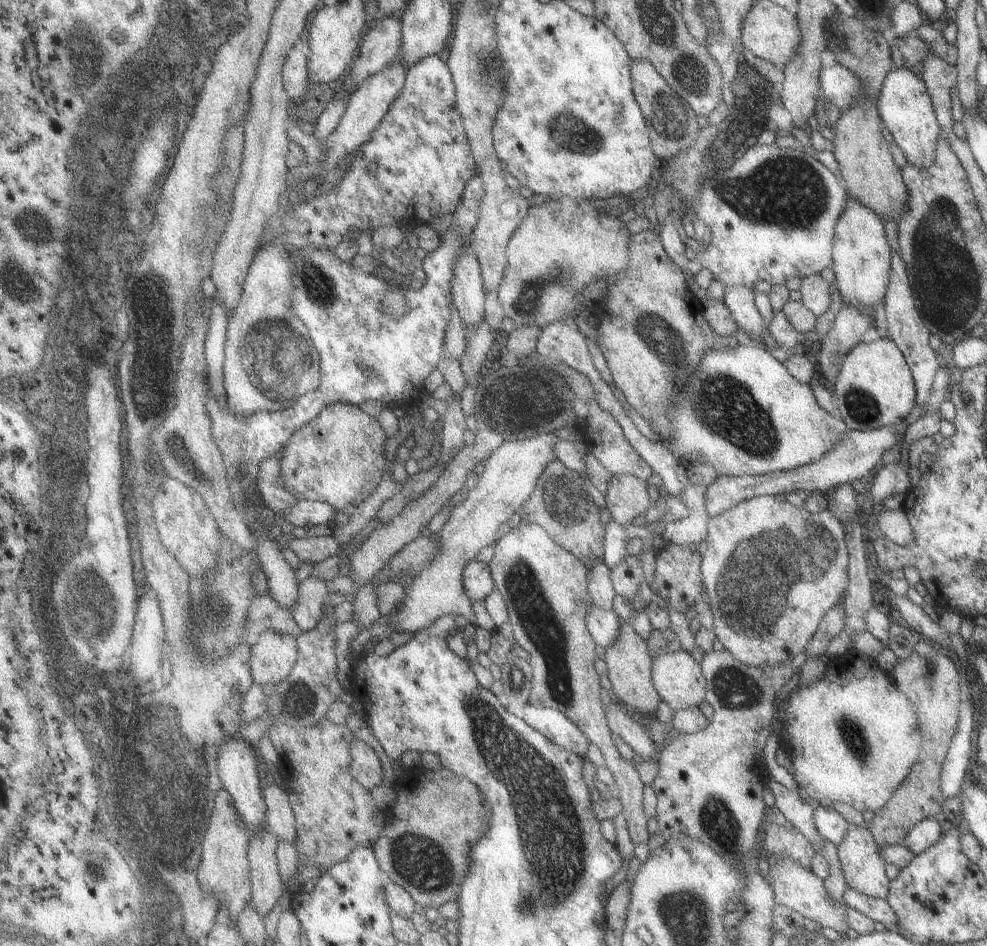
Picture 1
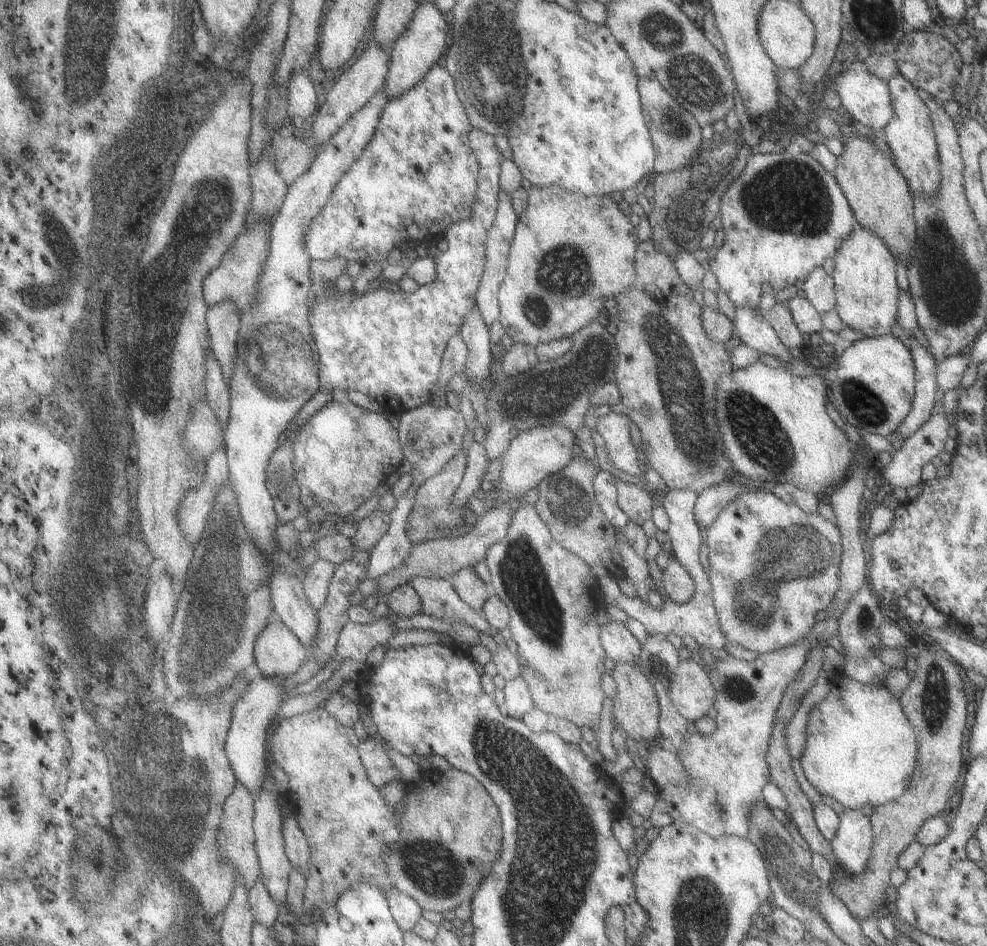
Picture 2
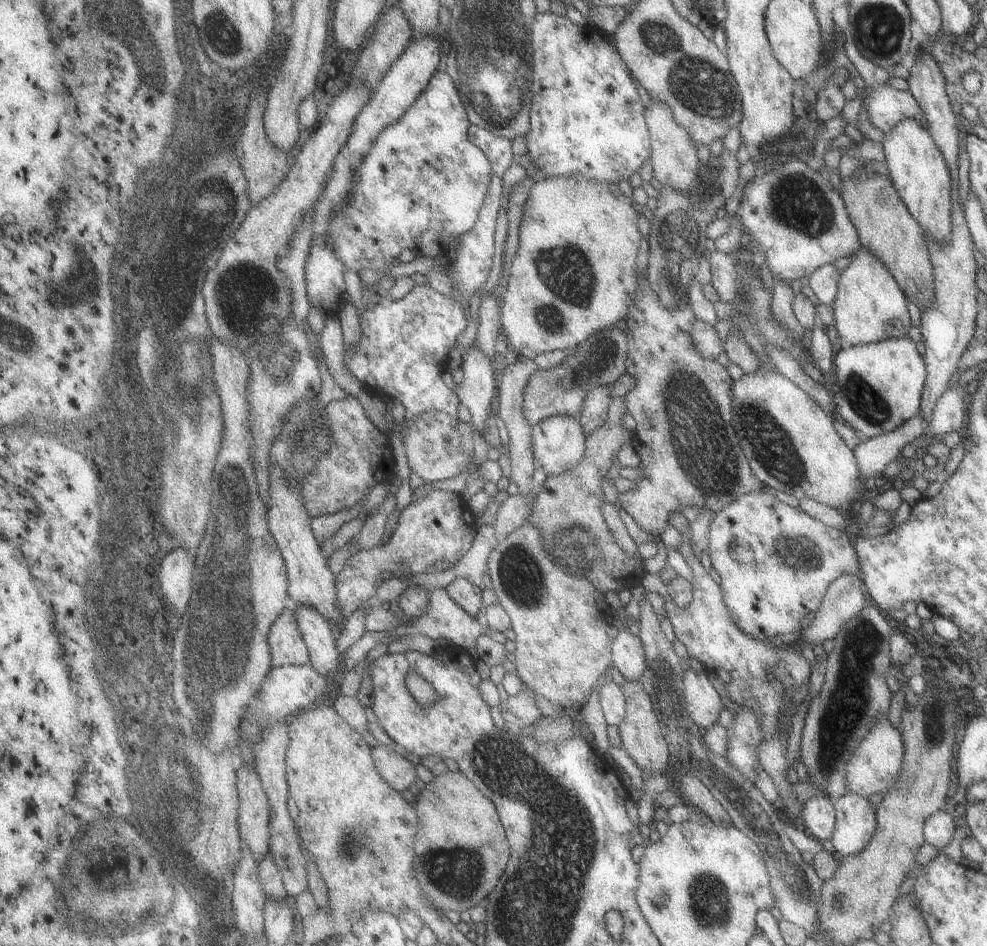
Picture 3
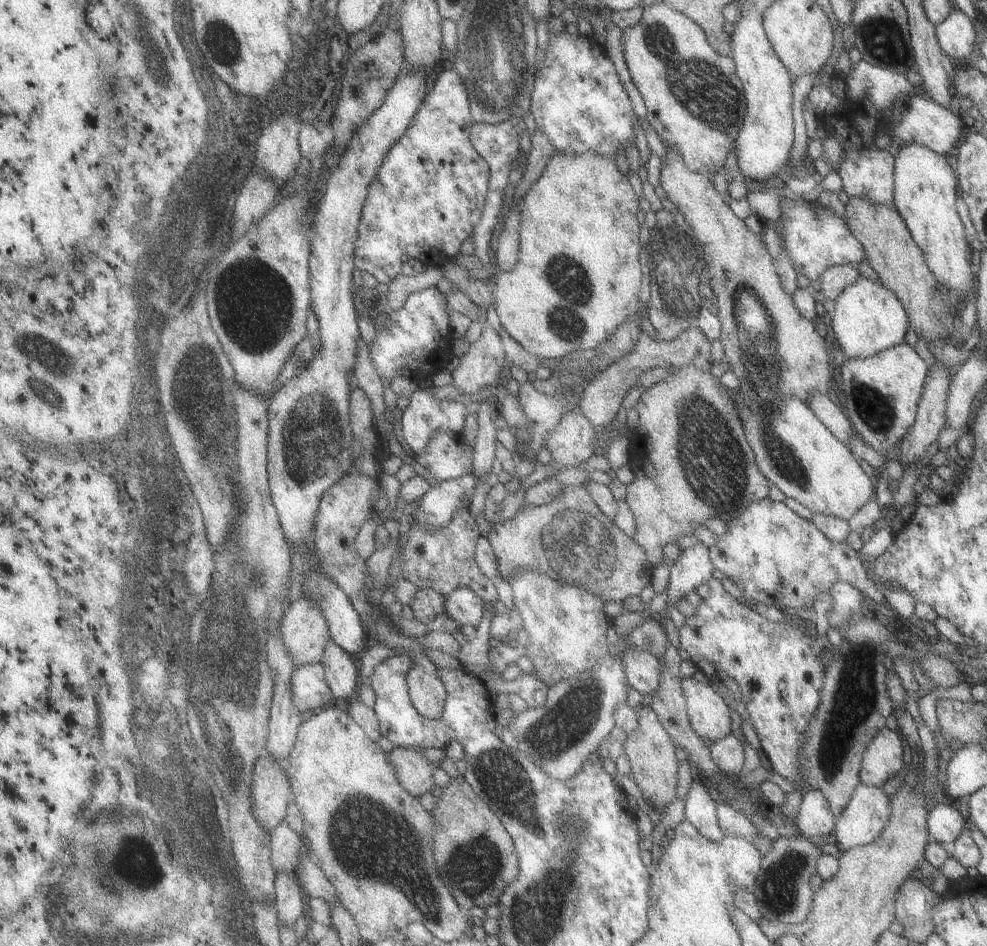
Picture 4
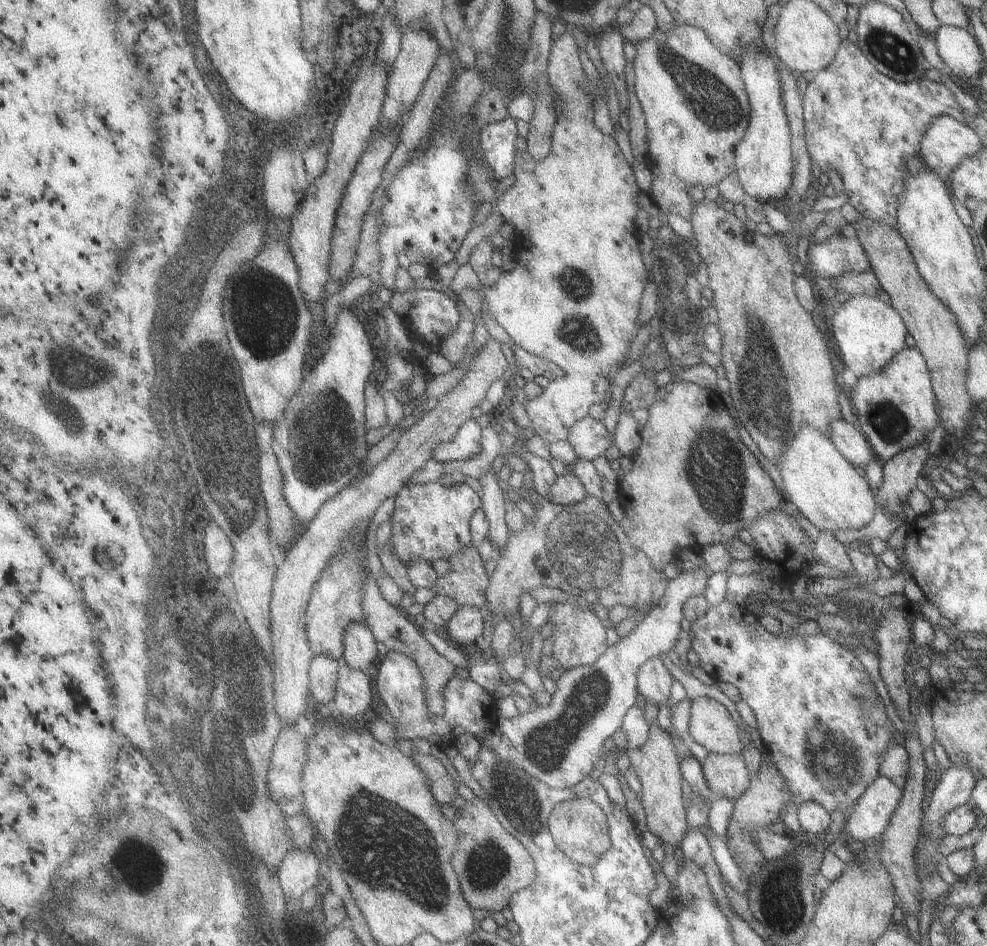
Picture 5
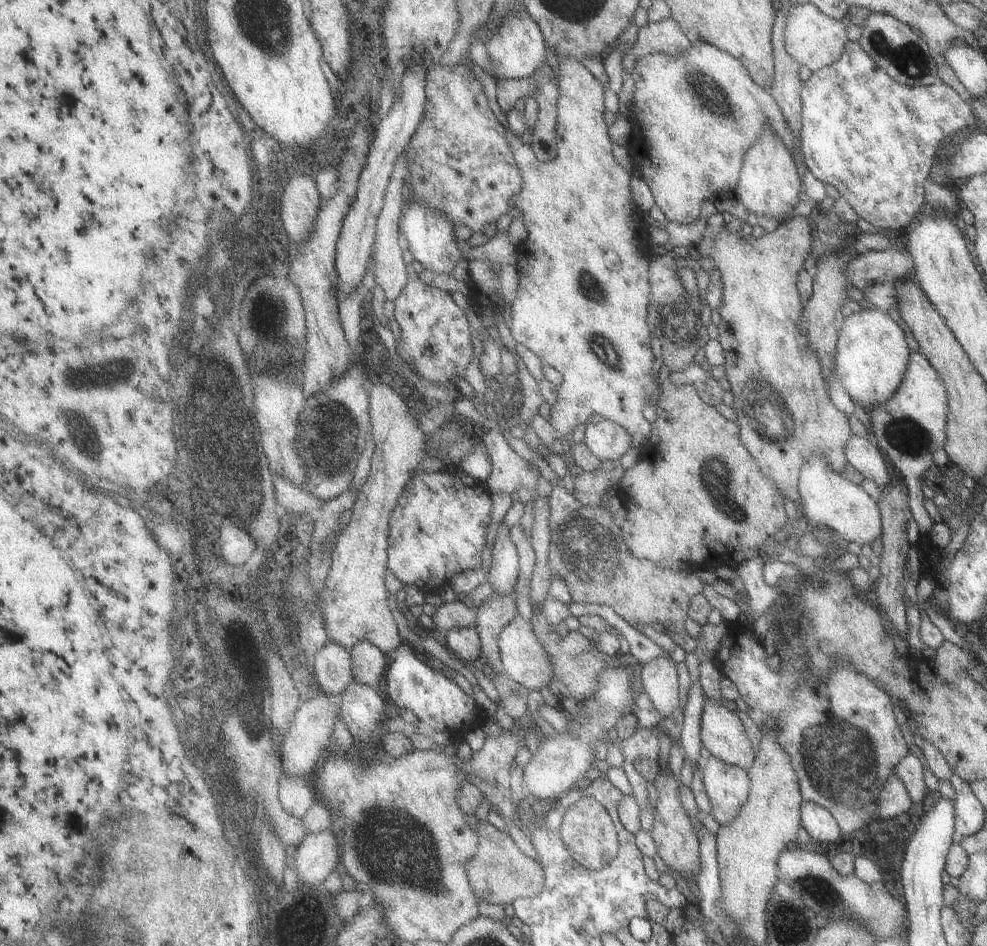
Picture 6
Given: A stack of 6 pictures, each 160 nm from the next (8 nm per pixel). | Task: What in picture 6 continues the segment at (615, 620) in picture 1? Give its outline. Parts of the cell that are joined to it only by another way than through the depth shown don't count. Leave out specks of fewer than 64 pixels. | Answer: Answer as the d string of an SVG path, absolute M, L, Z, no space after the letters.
M655 658L642 664L641 680L644 692L662 718L672 718L678 712L679 674L677 663L667 658Z

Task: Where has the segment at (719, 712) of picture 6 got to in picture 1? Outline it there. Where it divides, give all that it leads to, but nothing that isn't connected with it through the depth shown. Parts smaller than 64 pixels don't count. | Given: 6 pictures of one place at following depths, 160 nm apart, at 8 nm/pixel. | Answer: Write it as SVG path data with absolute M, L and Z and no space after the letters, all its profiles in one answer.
M689 652L653 657L652 675L662 700L674 711L698 707L705 700L707 685L702 664Z

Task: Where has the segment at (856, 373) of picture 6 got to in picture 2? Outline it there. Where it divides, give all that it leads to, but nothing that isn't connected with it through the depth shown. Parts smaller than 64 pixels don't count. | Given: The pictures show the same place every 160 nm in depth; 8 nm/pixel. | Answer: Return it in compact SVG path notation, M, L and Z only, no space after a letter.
M855 222L841 248L832 256L834 309L845 327L859 330L866 337L889 335L896 322L899 289L895 283L895 261L884 242Z

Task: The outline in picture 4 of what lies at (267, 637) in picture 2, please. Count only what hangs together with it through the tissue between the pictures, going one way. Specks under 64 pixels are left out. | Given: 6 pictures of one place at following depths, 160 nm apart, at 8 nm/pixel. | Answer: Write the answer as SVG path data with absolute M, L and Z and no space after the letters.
M309 597L286 608L280 622L280 633L297 666L321 663L332 640L320 604Z

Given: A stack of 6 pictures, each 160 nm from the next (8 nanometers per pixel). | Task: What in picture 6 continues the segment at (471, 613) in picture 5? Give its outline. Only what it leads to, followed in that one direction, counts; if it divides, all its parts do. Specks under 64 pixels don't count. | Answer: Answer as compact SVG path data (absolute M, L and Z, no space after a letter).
M475 625L455 628L446 635L447 647L465 665L482 663L482 641Z

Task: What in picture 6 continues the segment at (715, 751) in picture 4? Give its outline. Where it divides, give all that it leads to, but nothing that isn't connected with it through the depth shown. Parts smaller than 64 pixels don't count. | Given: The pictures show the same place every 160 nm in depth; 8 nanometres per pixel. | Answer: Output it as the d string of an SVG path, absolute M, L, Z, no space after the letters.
M709 757L703 769L704 784L711 802L711 815L720 827L731 824L749 799L748 770Z

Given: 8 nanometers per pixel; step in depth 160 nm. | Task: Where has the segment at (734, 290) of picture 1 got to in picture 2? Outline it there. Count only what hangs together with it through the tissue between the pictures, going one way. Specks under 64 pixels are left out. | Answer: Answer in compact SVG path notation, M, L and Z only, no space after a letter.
M738 306L731 315L734 332L745 345L761 354L771 355L783 363L788 363L792 358L788 348L782 343L777 331L758 312L757 308Z

